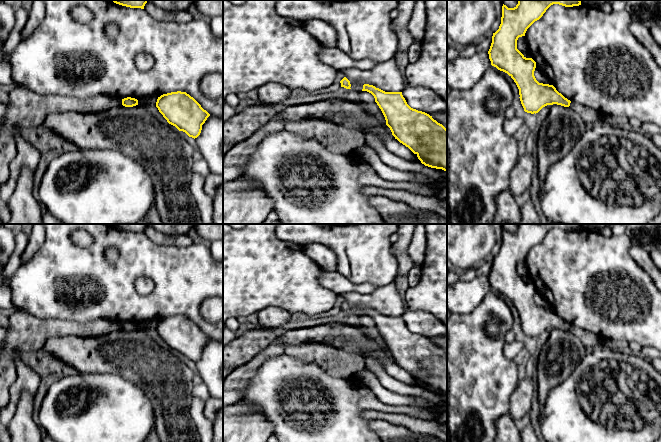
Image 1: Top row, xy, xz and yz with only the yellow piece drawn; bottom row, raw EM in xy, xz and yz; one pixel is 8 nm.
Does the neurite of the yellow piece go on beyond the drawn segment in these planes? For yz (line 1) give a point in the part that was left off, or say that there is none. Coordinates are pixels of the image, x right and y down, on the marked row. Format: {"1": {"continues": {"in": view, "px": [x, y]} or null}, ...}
{"1": {"continues": null}}

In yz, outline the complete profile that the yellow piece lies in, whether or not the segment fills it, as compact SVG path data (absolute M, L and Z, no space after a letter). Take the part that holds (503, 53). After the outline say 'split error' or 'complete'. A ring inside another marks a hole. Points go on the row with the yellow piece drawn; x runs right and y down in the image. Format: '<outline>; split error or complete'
M518 0L514 8L503 4L501 24L493 33L488 51L491 65L514 80L524 111L531 114L538 113L547 105L569 107L571 103L553 85L539 83L534 76L536 62L532 58L526 58L517 49L518 38L525 36L527 29L553 4L573 7L581 5L581 1Z; complete

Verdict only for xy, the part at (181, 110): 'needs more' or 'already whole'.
already whole

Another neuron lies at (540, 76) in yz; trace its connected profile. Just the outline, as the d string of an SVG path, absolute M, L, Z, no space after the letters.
M538 67L535 68L534 76L539 83L552 85L546 74L542 72Z

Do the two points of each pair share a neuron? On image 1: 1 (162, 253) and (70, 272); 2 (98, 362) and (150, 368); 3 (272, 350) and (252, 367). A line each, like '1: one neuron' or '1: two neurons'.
1: one neuron
2: one neuron
3: one neuron

